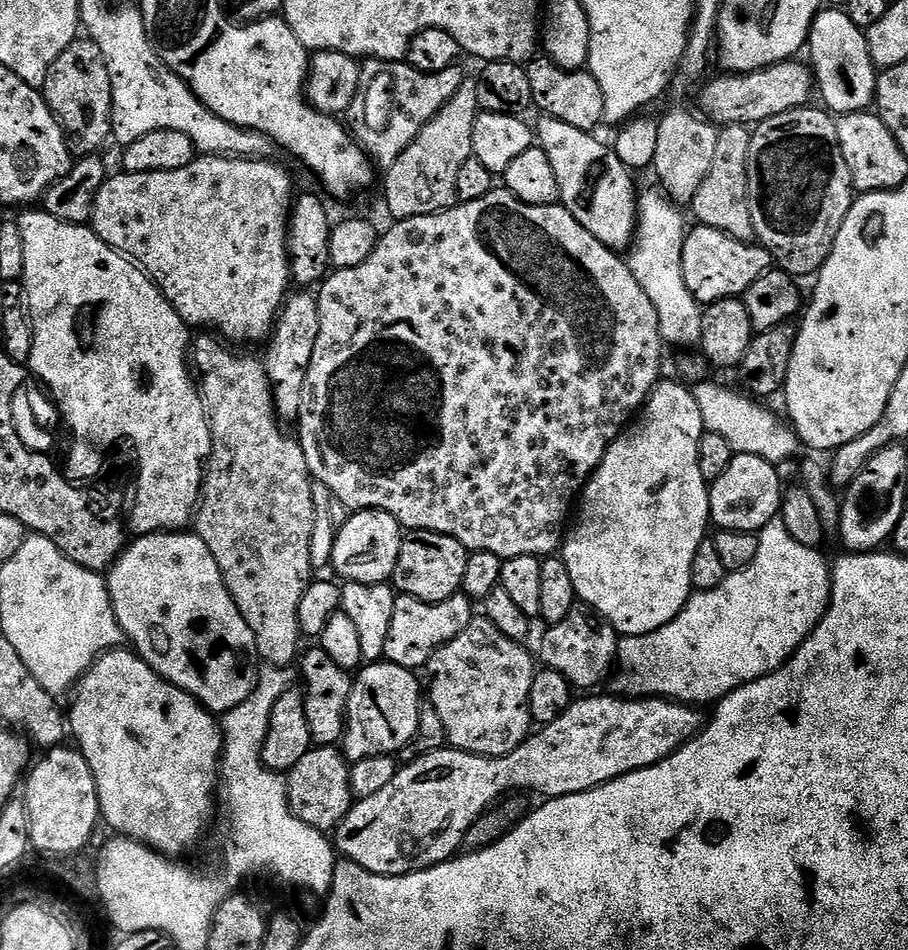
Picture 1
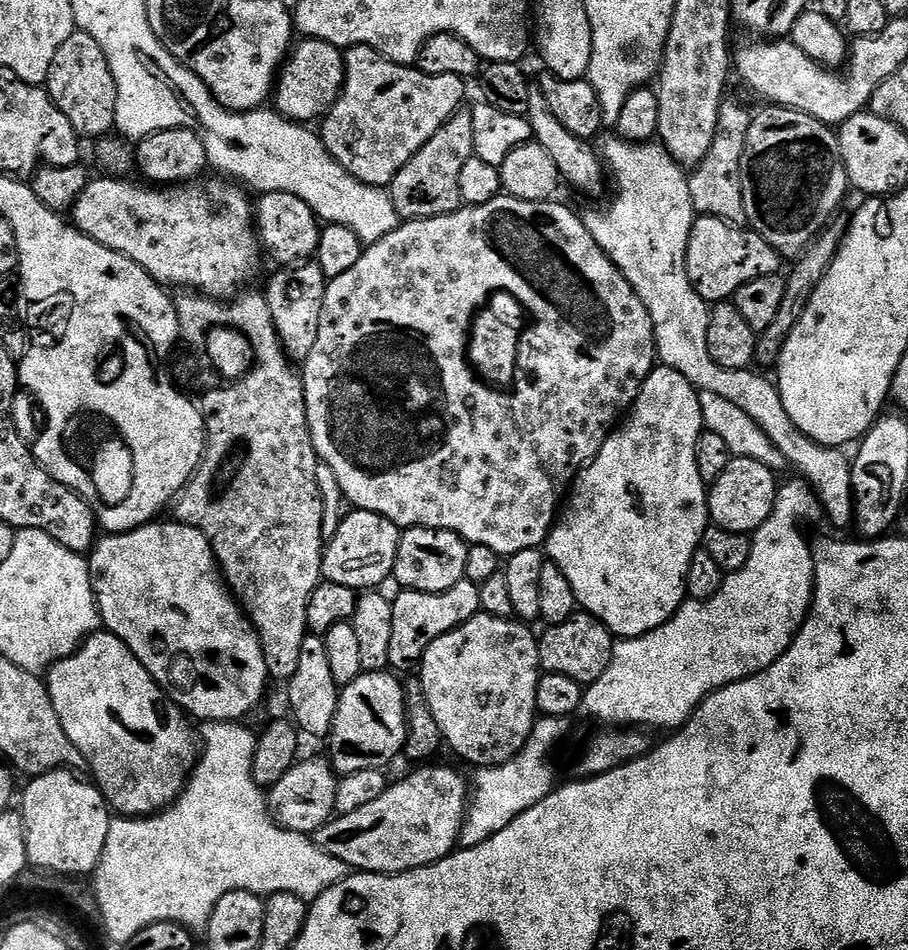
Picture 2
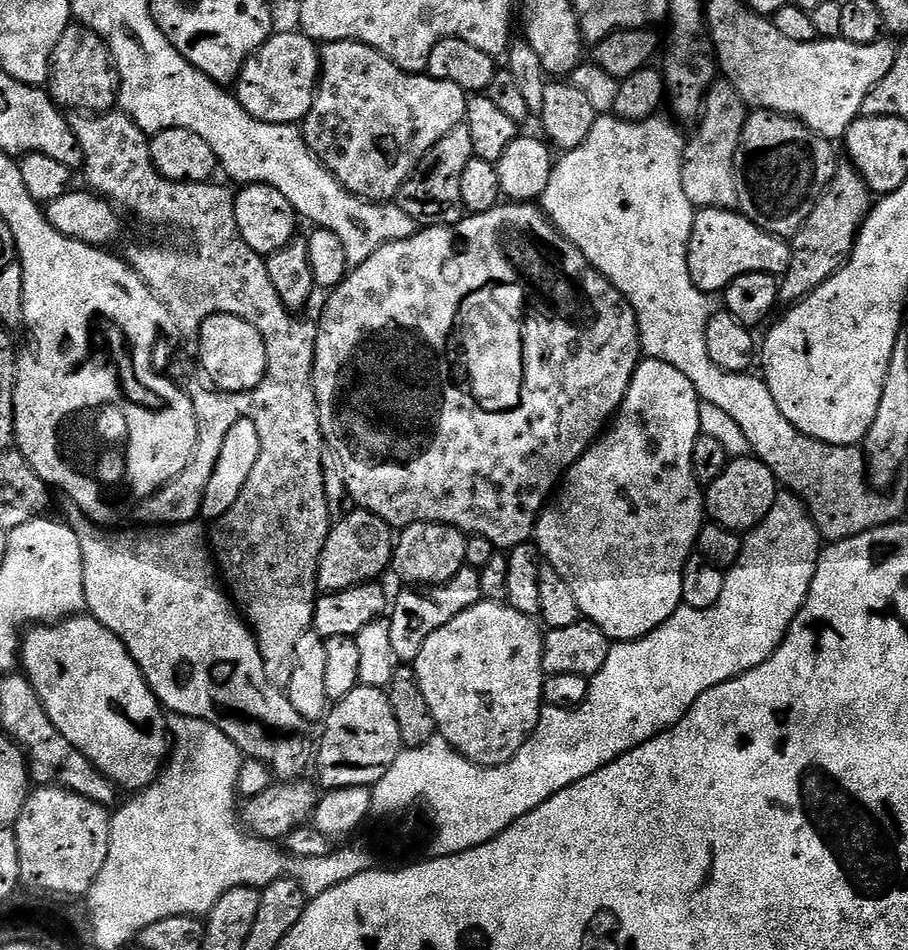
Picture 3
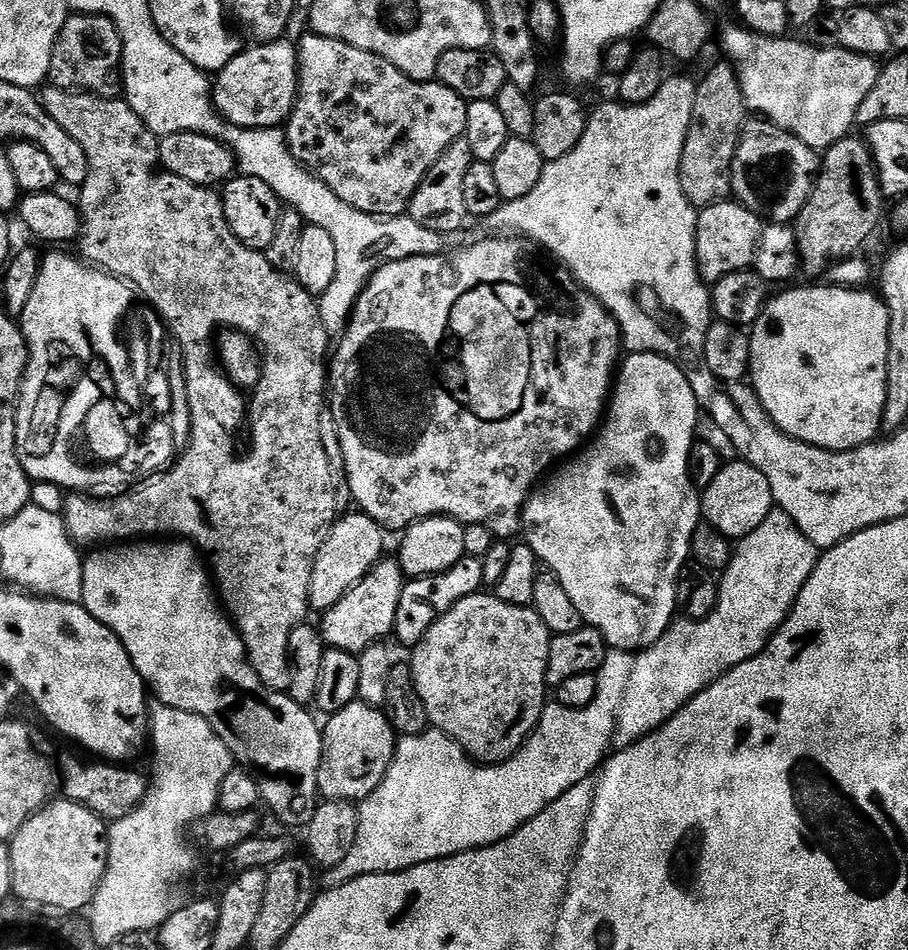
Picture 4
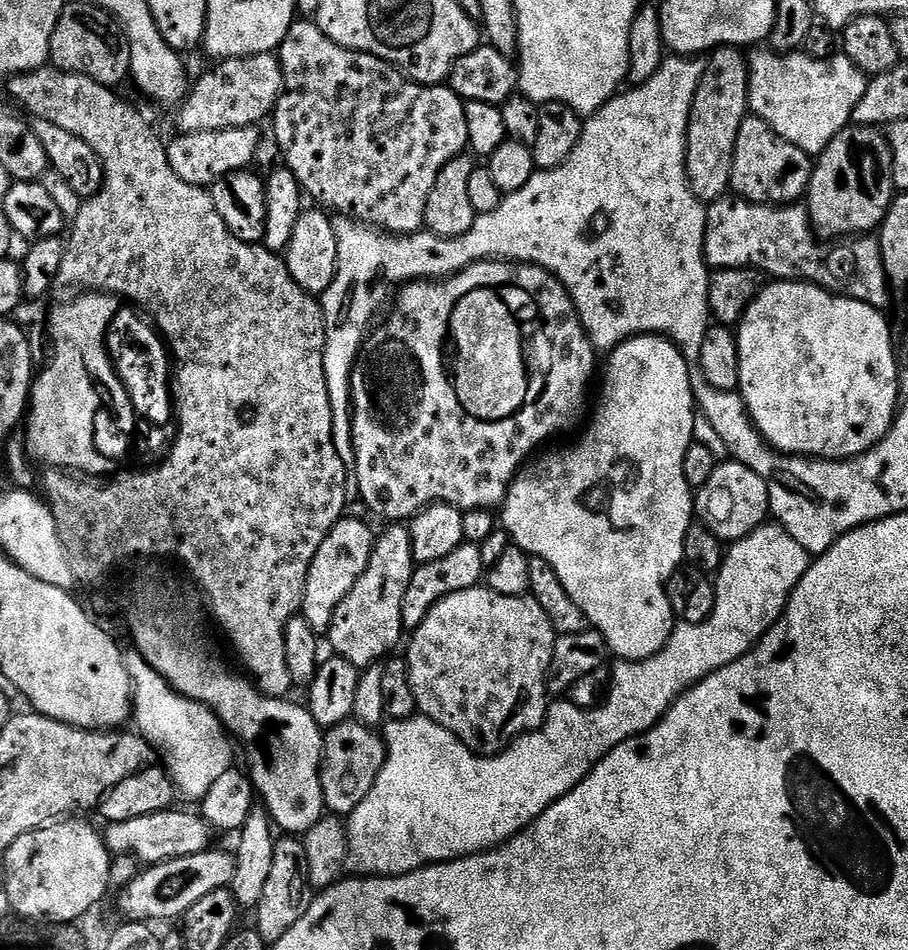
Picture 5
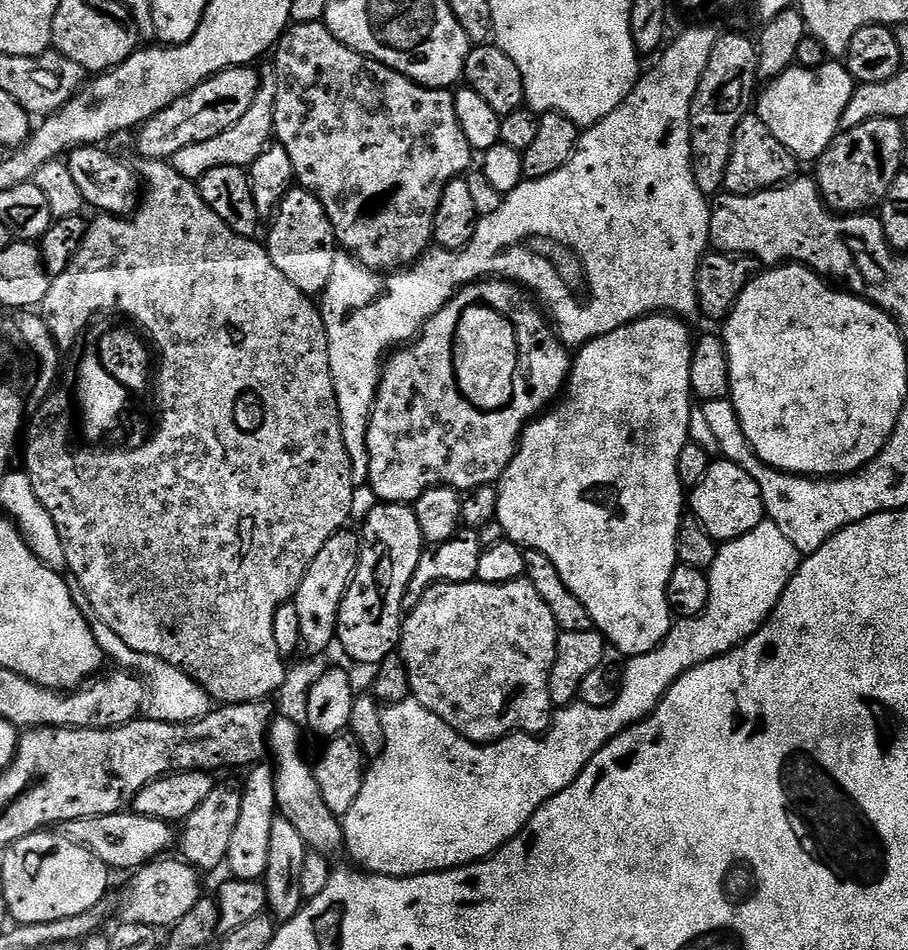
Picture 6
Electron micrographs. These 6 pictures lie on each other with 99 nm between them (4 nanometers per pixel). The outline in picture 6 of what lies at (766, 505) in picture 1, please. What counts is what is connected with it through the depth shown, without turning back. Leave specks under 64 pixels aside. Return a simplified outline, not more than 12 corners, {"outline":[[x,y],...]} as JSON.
{"outline":[[723,458],[691,489],[717,542],[766,519],[758,482]]}

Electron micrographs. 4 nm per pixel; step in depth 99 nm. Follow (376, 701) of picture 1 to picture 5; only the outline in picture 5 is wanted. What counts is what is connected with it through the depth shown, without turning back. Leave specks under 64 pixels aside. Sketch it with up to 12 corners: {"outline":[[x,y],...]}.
{"outline":[[349,718],[324,732],[324,806],[350,814],[384,765],[379,731]]}

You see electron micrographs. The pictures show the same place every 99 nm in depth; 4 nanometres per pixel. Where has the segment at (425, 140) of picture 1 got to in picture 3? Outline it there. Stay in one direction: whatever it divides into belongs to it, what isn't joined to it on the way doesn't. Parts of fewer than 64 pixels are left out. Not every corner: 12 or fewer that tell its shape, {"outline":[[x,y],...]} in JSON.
{"outline":[[459,124],[400,188],[418,226],[464,219],[462,173],[474,158]]}

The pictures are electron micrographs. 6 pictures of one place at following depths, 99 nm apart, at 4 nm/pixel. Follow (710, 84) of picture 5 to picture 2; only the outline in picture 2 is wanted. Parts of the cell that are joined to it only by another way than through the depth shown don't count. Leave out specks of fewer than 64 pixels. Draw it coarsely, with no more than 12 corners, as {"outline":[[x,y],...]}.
{"outline":[[728,98],[688,176],[693,213],[747,225],[742,154],[753,113]]}

